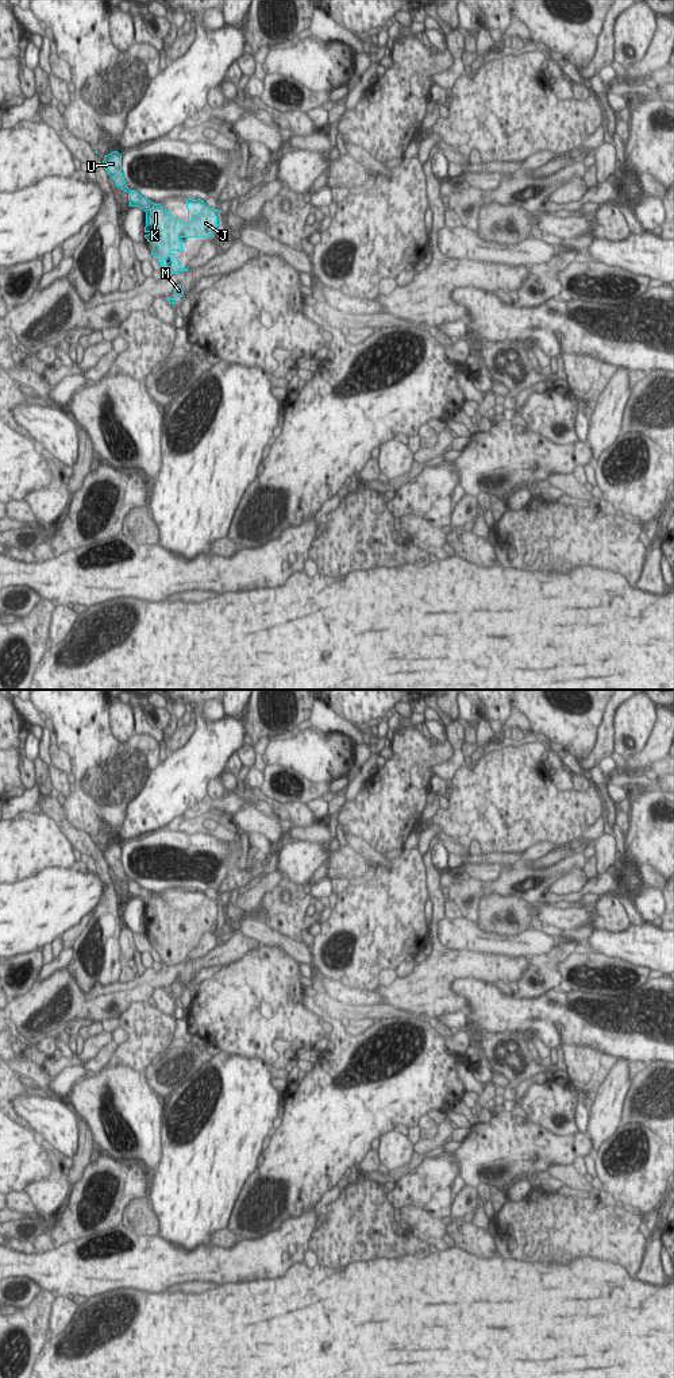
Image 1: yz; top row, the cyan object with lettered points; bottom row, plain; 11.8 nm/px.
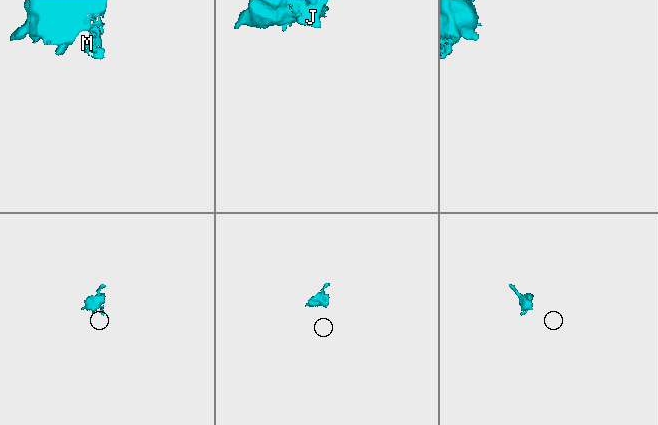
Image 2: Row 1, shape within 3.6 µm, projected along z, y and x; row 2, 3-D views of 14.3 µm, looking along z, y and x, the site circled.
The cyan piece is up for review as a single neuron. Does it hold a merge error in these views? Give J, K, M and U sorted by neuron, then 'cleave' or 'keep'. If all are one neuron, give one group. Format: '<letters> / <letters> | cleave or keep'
J K M / U | cleave

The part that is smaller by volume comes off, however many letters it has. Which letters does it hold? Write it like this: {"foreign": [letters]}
{"foreign": ["U"]}

